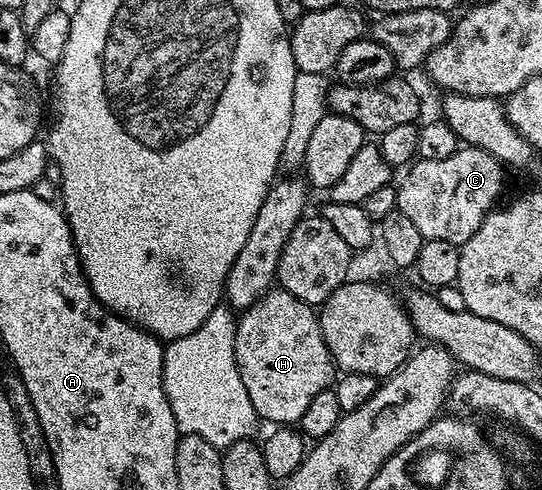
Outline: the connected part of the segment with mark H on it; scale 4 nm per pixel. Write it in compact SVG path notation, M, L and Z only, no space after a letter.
M281 288L267 290L259 302L253 302L247 310L241 311L234 331L236 332L234 351L240 380L244 380L248 400L252 400L252 408L256 408L263 423L274 422L270 424L277 424L282 428L293 427L300 420L300 416L304 416L312 396L333 387L336 381L336 367L328 352L328 344L324 344L315 307L304 300L296 300L292 292Z

